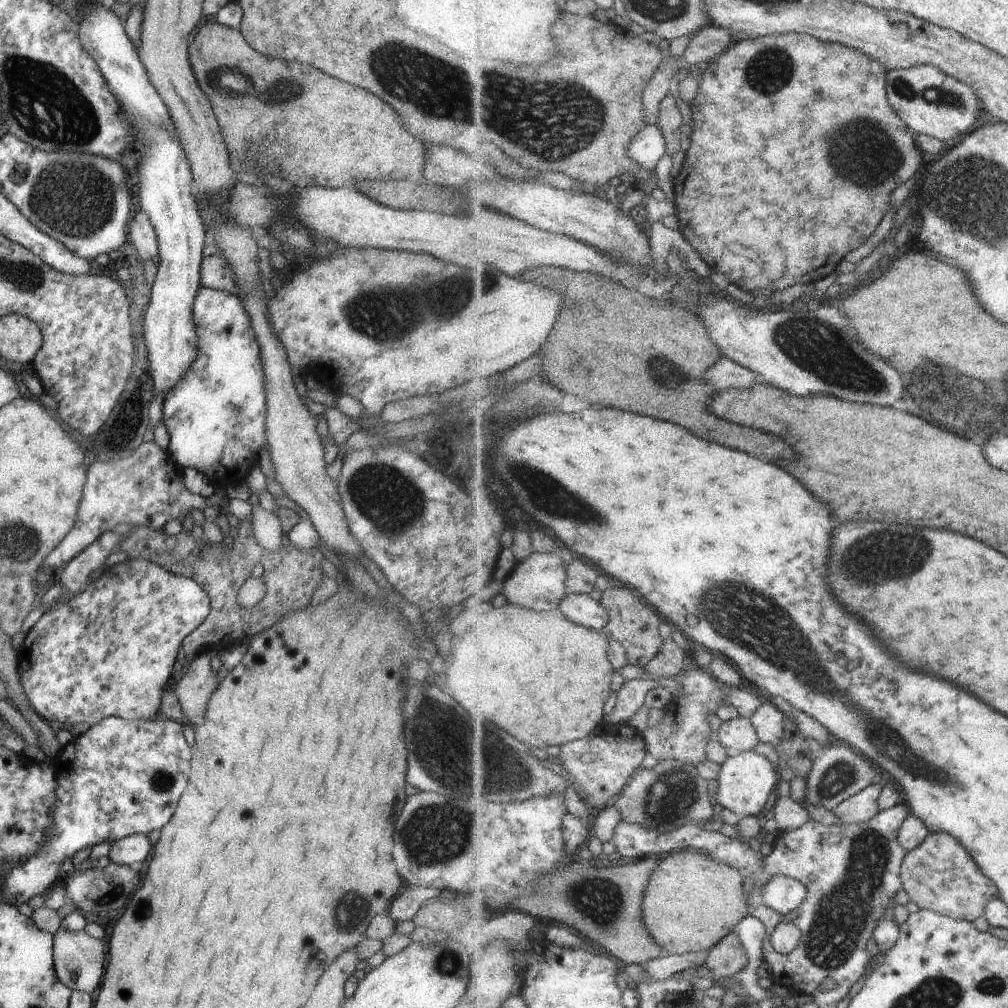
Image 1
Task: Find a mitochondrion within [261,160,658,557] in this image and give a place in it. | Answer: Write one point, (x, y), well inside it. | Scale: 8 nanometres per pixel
(391, 314)

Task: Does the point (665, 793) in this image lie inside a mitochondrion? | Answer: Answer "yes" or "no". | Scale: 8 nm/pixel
yes

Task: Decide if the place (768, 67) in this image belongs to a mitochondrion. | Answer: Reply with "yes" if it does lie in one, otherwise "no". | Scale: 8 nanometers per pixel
yes

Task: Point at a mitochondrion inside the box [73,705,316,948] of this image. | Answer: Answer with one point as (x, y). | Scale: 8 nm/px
(162, 780)

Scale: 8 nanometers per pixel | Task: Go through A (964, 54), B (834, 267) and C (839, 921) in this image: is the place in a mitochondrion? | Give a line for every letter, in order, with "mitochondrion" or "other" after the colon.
A: other
B: other
C: mitochondrion

